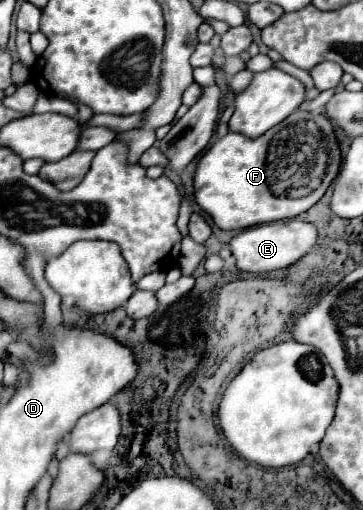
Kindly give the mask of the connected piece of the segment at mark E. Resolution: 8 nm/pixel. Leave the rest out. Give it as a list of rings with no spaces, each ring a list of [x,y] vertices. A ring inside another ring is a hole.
[[[293,218],[293,220],[259,224],[249,230],[243,230],[231,238],[229,248],[237,260],[239,270],[251,272],[251,274],[269,274],[273,270],[281,270],[281,268],[291,266],[301,256],[311,252],[315,244],[317,244],[317,228],[309,222],[301,222],[301,220]]]

